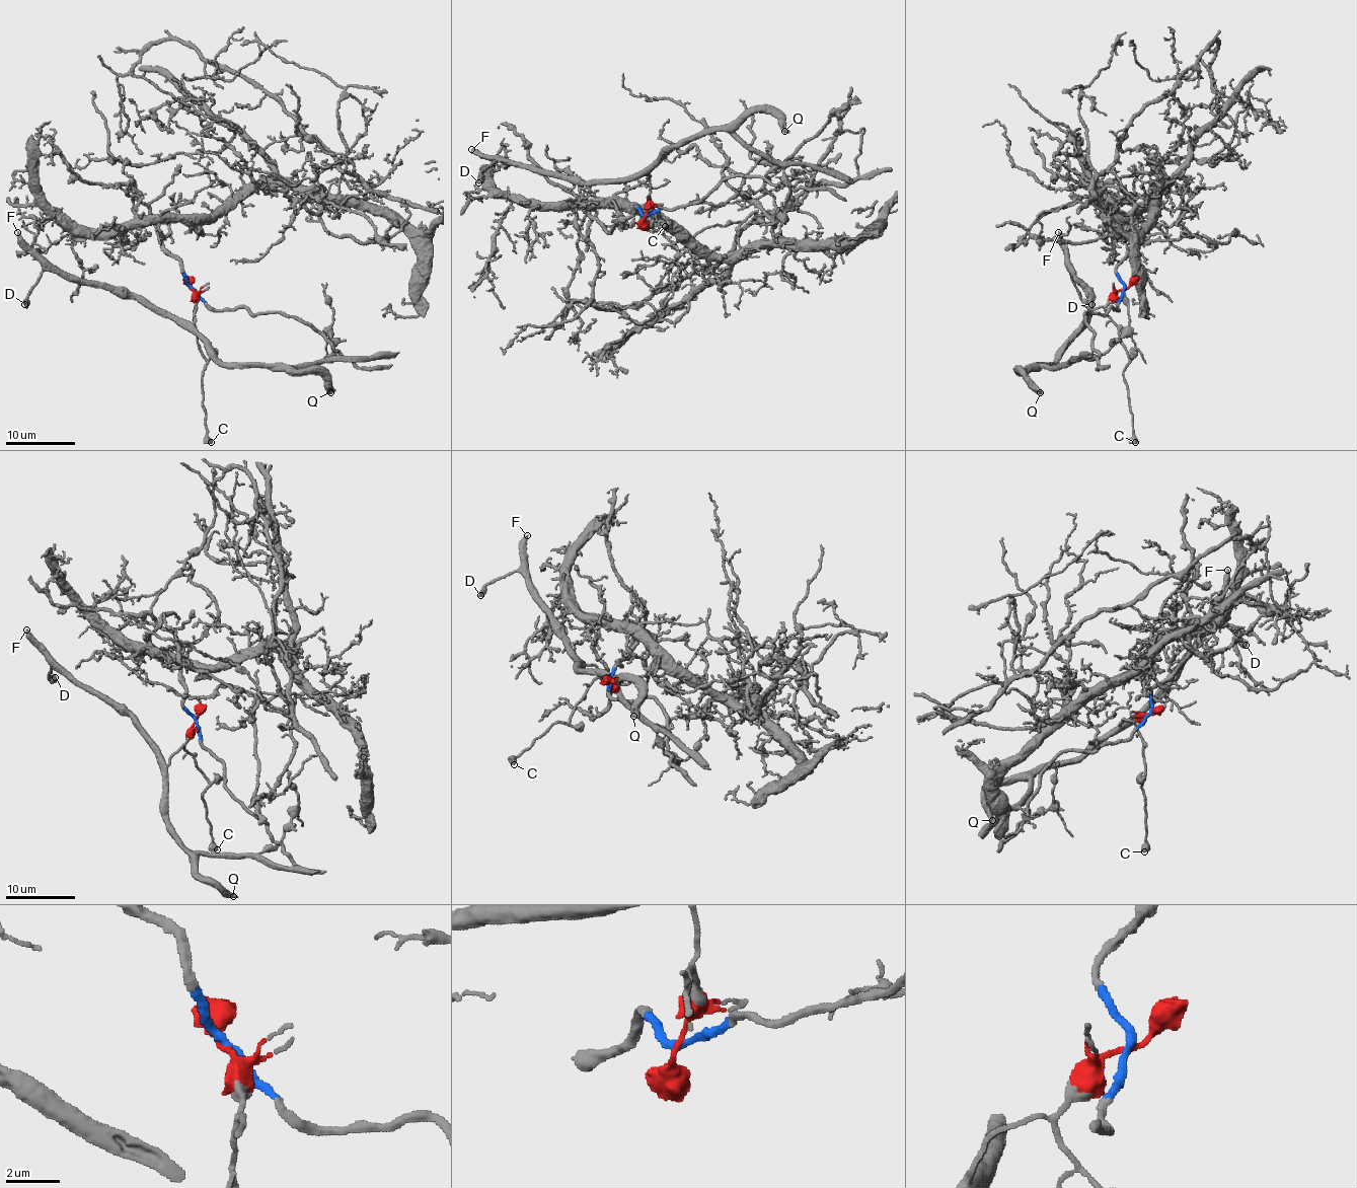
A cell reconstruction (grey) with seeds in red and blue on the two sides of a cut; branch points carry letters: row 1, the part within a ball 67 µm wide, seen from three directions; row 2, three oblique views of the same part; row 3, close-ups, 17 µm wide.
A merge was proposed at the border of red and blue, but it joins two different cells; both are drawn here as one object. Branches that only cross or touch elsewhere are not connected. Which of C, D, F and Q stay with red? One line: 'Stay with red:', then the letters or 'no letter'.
Stay with red: C, D, F, Q

